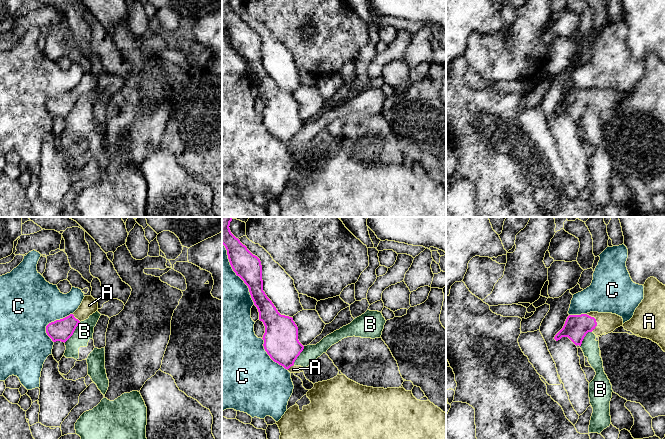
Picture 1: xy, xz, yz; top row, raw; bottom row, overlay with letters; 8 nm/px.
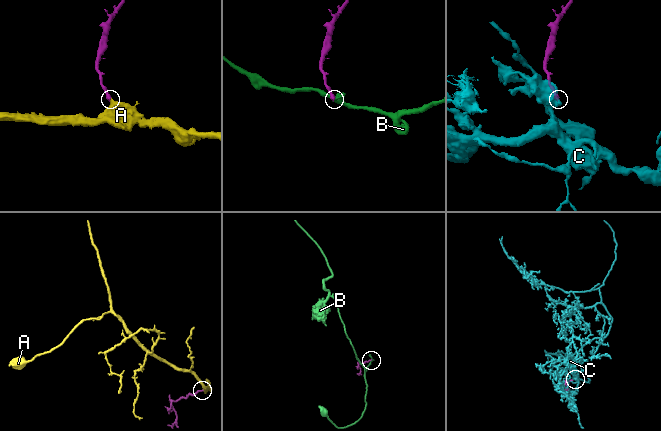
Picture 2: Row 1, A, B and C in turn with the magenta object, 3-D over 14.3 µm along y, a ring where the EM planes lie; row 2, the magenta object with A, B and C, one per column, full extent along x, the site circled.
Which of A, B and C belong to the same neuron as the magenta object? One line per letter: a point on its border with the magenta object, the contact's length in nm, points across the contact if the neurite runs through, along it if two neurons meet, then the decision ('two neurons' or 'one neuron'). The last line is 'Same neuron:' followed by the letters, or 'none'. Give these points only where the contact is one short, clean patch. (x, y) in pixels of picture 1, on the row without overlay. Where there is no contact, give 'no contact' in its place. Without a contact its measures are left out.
A: contact yz (595, 97); length 150 nm; way yz (576, 103), (595, 97), (606, 98); one neuron
B: contact xy (73, 108); length 220 nm; border xy (80, 98), (74, 108), (64, 118); two neurons
C: contact xy (51, 98); length 280 nm; two neurons
Same neuron: A

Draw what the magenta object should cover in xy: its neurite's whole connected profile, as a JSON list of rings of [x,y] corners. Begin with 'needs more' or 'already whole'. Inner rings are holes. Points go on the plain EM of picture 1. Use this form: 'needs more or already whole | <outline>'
needs more | [[[85,72],[79,84],[69,92],[49,99],[46,109],[53,118],[66,118],[81,97],[98,87],[98,78],[92,72]]]

